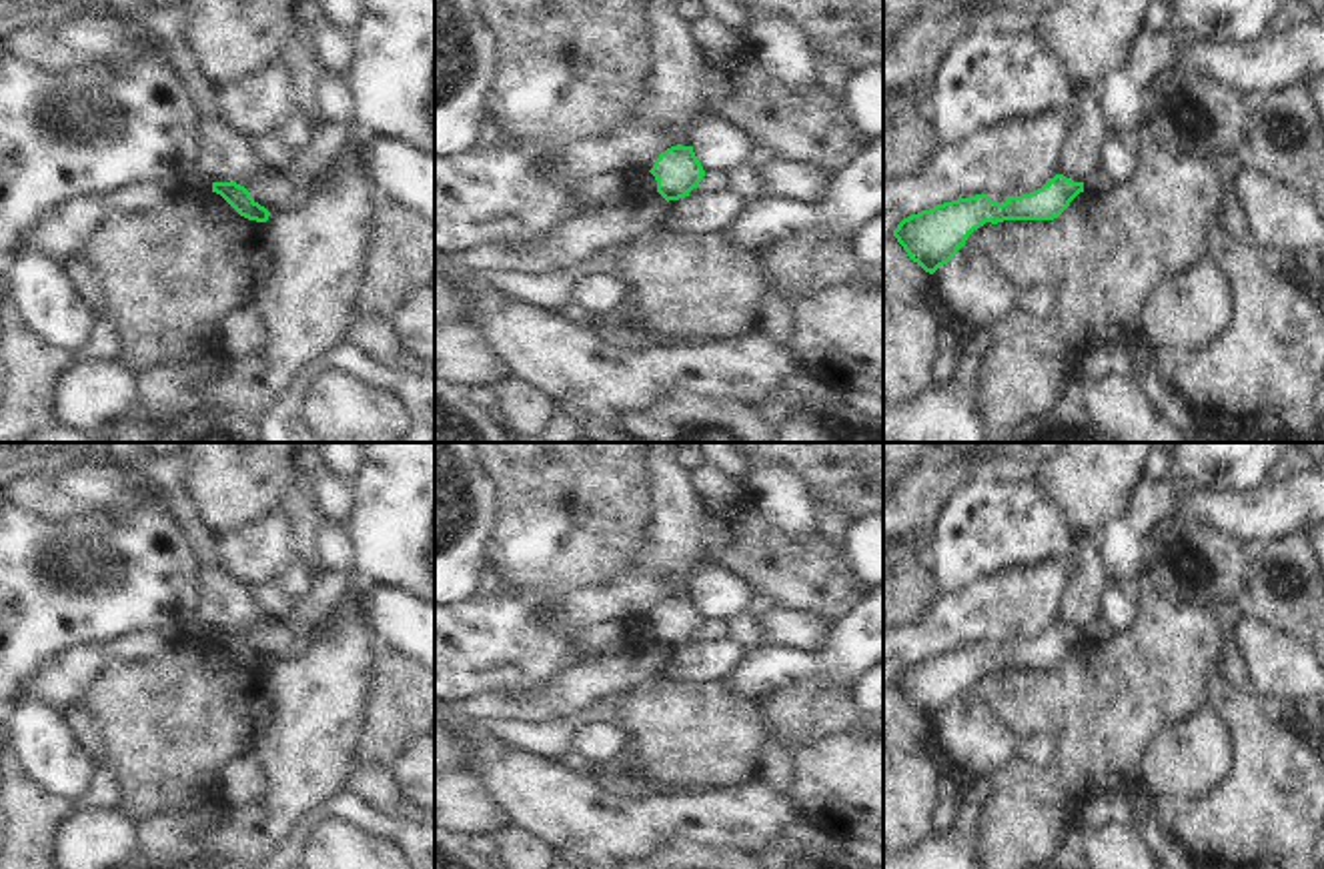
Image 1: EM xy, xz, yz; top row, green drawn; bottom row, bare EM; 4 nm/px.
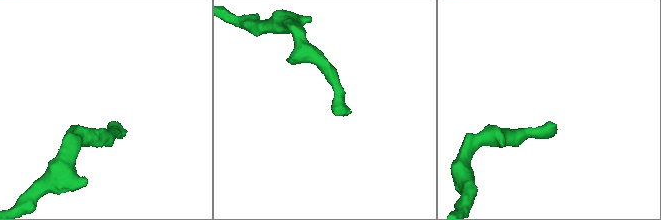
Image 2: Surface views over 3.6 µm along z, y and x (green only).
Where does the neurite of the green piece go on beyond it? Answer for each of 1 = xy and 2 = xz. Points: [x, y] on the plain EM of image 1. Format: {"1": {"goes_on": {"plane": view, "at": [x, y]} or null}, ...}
{"1": {"goes_on": null}, "2": {"goes_on": null}}

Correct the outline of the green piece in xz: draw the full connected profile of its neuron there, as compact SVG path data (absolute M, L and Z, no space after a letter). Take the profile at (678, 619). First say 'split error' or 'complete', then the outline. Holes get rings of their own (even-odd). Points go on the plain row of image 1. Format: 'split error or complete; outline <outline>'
complete; outline M671 595L659 603L649 619L657 629L657 641L669 651L689 645L705 625L693 595Z

